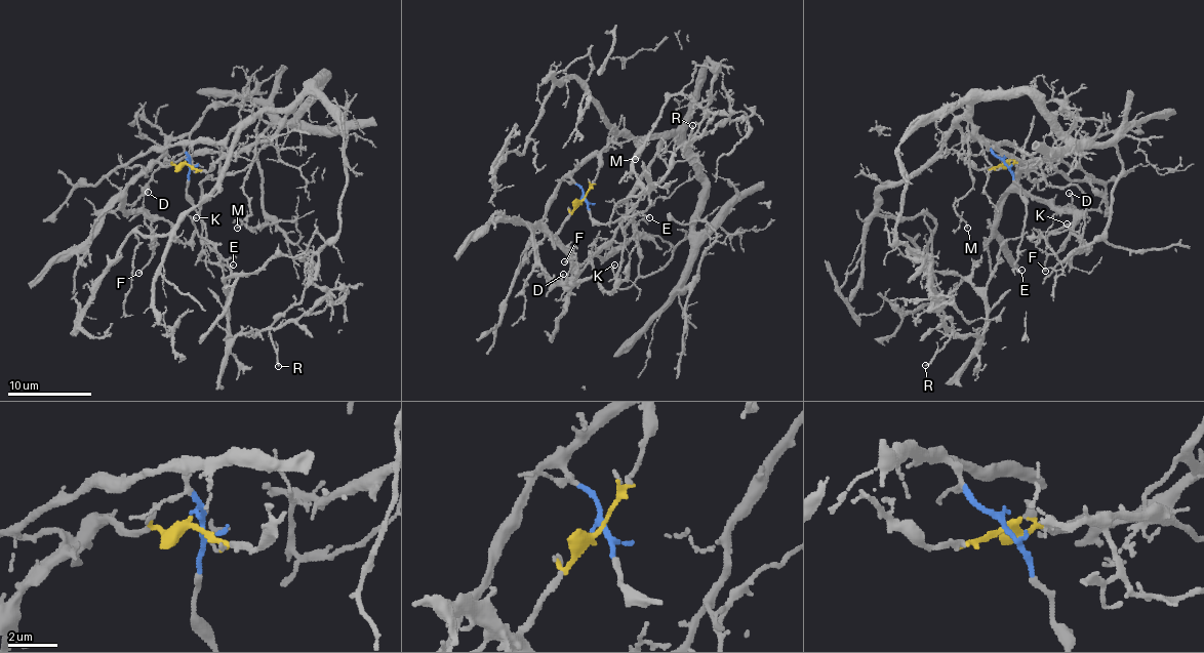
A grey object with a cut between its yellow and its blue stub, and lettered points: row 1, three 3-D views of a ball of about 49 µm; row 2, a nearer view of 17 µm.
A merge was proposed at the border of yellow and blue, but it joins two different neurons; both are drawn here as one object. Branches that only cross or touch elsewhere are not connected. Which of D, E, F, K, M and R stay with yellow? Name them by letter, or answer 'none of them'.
D, F, K

